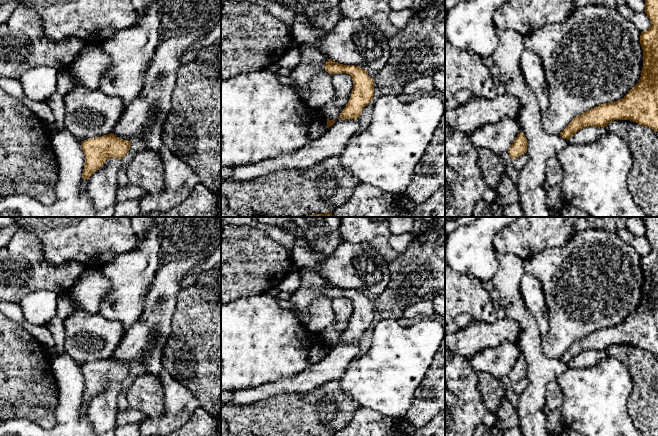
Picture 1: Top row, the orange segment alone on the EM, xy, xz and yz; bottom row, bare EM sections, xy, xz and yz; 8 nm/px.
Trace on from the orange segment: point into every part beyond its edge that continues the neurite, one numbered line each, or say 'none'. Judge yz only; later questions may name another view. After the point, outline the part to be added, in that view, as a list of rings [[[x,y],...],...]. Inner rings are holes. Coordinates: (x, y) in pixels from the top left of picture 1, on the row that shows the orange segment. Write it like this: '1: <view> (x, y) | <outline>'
none

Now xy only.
none

